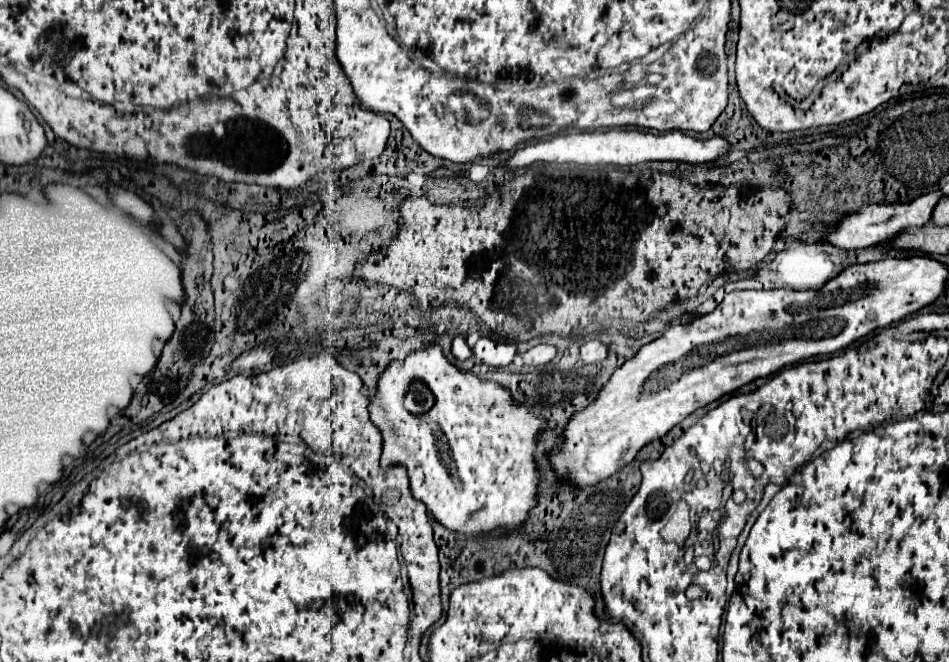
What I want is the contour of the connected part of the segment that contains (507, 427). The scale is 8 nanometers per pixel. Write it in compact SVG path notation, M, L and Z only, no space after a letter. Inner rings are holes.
M440 346L418 350L404 362L392 362L378 382L378 390L370 402L372 422L384 436L384 466L404 464L410 476L412 494L426 504L430 514L454 532L478 536L498 526L514 528L526 520L526 512L534 506L538 474L534 472L534 434L544 428L544 420L516 406L510 392L496 382L482 382L472 372L462 372L450 364ZM420 388L430 390L434 404L428 412L416 414L408 410L408 396L416 398Z

